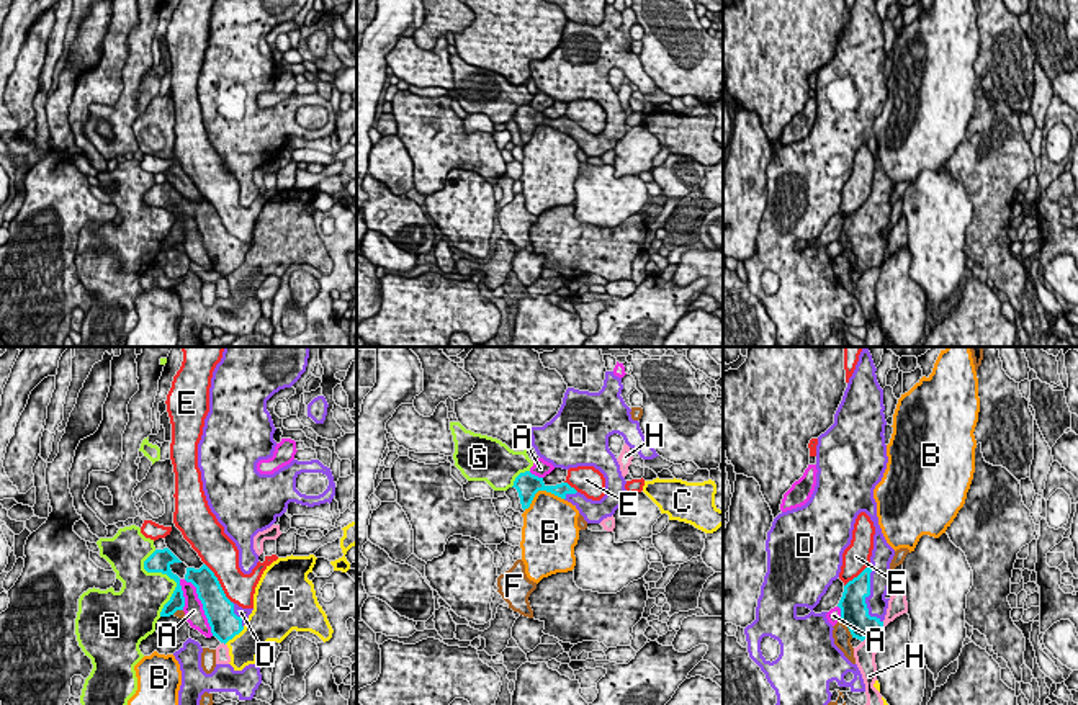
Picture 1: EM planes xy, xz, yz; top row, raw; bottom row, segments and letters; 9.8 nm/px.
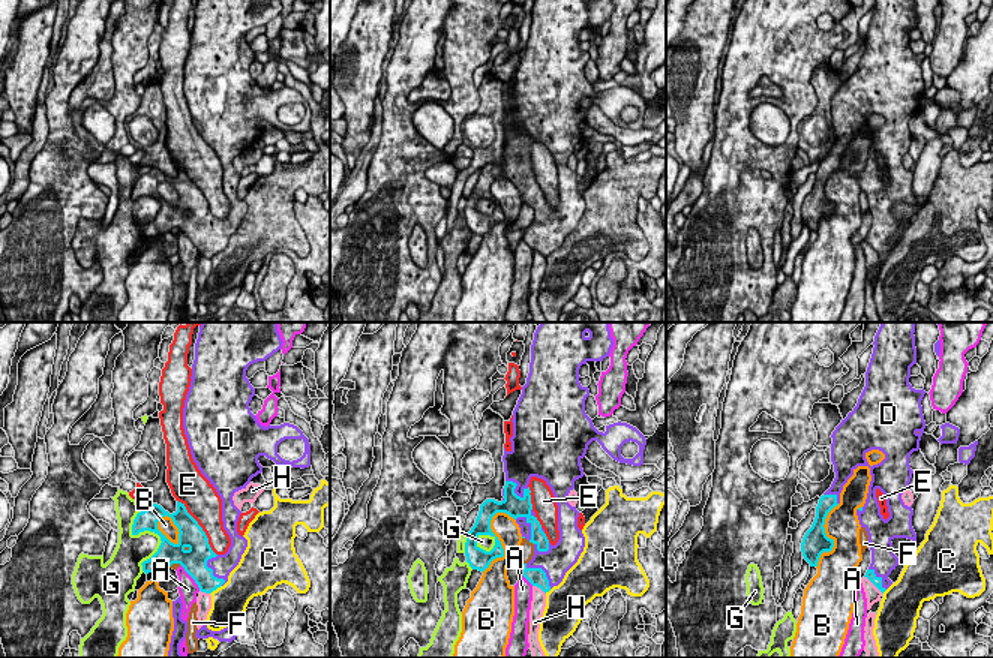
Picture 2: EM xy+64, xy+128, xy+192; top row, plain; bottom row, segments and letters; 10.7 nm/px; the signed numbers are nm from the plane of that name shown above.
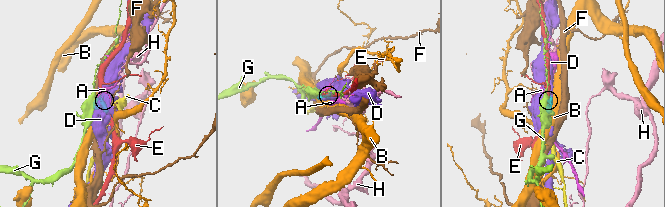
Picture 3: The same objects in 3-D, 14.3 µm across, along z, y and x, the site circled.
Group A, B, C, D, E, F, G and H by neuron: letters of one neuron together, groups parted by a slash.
A / B / C / D / E / F / G / H

